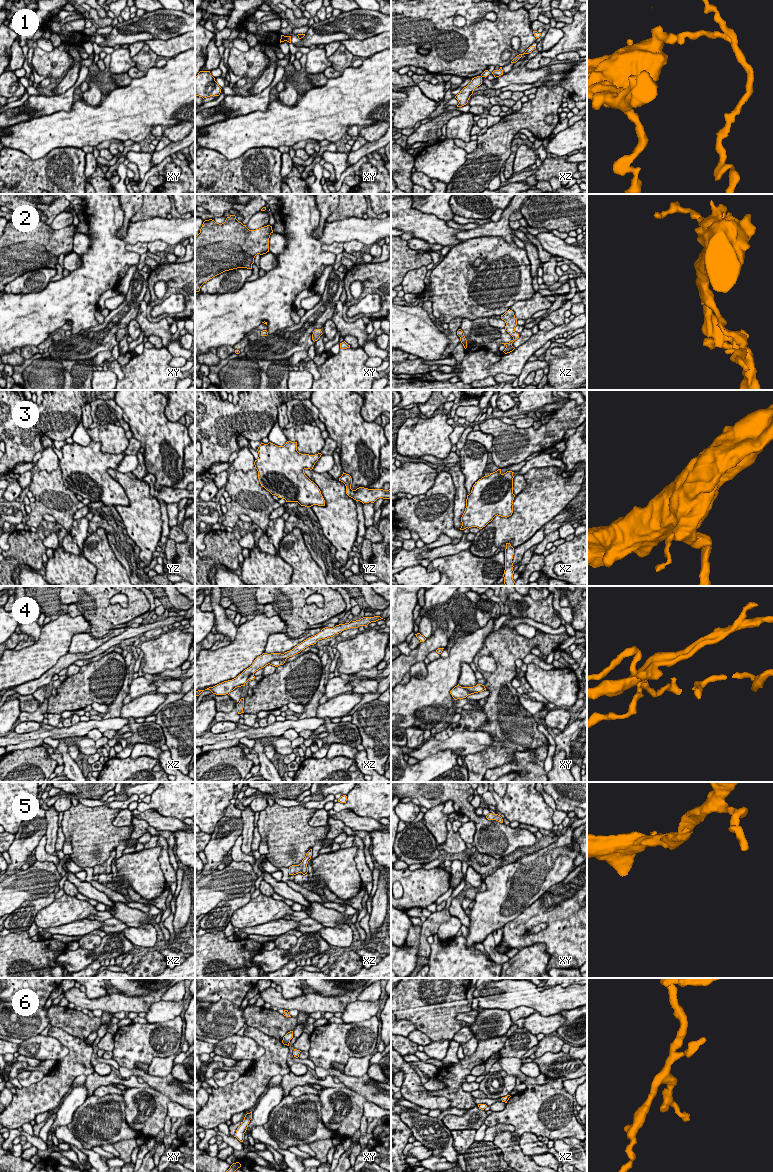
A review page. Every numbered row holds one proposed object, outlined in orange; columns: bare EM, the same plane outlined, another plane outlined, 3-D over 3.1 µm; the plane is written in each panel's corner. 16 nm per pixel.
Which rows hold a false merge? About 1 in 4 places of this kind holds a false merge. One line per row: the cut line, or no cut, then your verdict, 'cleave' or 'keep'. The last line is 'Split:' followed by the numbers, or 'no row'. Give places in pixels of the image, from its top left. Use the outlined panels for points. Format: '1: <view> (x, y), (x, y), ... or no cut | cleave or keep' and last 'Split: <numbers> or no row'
1: xy (284, 36), (285, 40) | cleave
2: no cut | keep
3: no cut | keep
4: xz (285, 658), (271, 660), (268, 663) | cleave
5: no cut | keep
6: no cut | keep
Split: 1, 4

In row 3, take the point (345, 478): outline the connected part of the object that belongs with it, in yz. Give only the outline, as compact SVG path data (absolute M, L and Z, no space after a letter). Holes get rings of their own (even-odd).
M343 472L339 481L343 482L346 486L346 494L356 501L364 503L374 503L377 499L391 499L391 489L368 489L364 487L359 487L356 490L351 489L352 478L349 474Z

